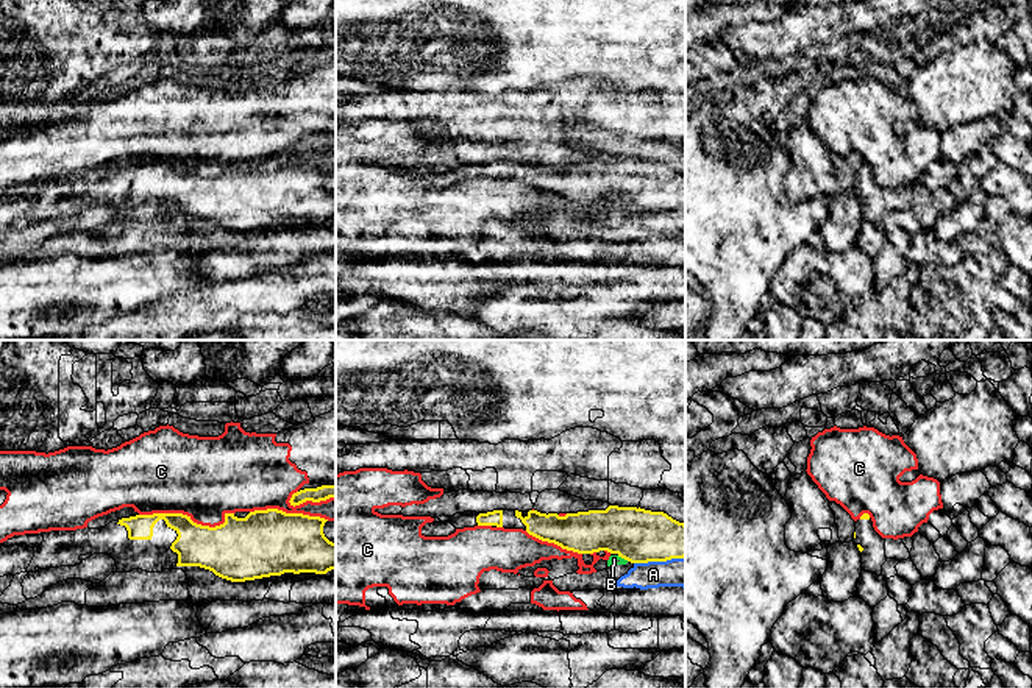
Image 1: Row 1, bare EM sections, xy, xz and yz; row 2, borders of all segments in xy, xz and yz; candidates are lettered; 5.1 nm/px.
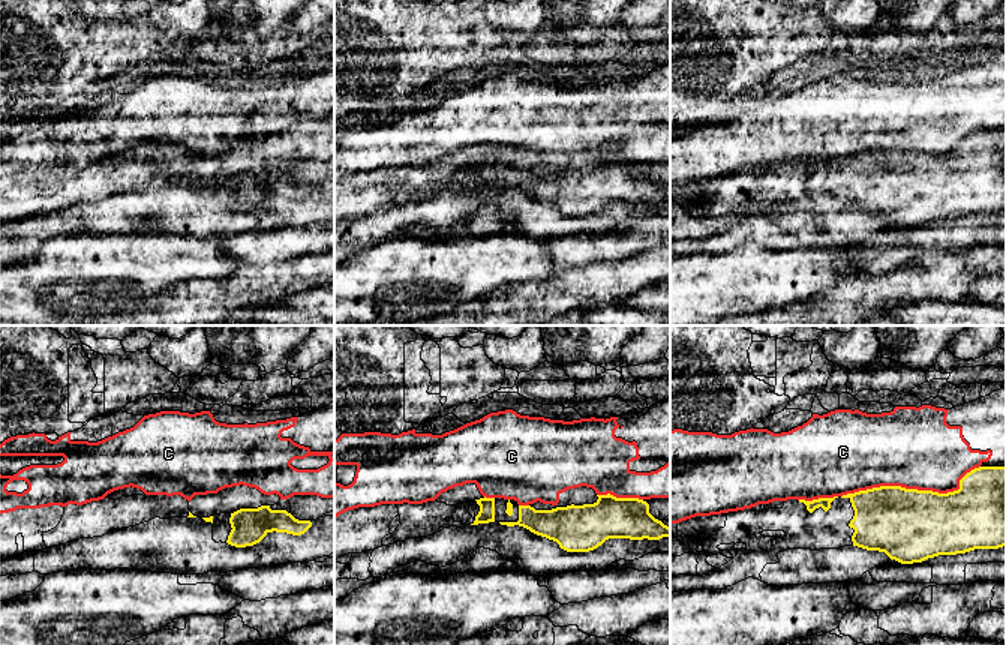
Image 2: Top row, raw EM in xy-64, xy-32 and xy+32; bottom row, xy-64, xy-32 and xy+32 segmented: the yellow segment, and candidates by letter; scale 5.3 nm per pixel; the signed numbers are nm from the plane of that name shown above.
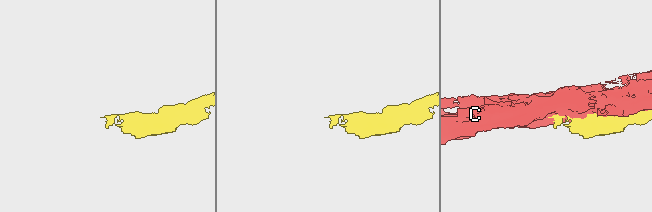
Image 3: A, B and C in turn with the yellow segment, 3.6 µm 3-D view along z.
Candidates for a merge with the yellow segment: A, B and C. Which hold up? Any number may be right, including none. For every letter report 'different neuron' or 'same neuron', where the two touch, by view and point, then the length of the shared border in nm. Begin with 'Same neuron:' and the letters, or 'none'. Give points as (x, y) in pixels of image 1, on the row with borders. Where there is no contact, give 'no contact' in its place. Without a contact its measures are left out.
Same neuron: none
A: different neuron; contact xz (659, 560); length 260 nm
B: different neuron; contact xz (623, 557); length 70 nm
C: different neuron; contact xy (188, 517); length 480 nm

